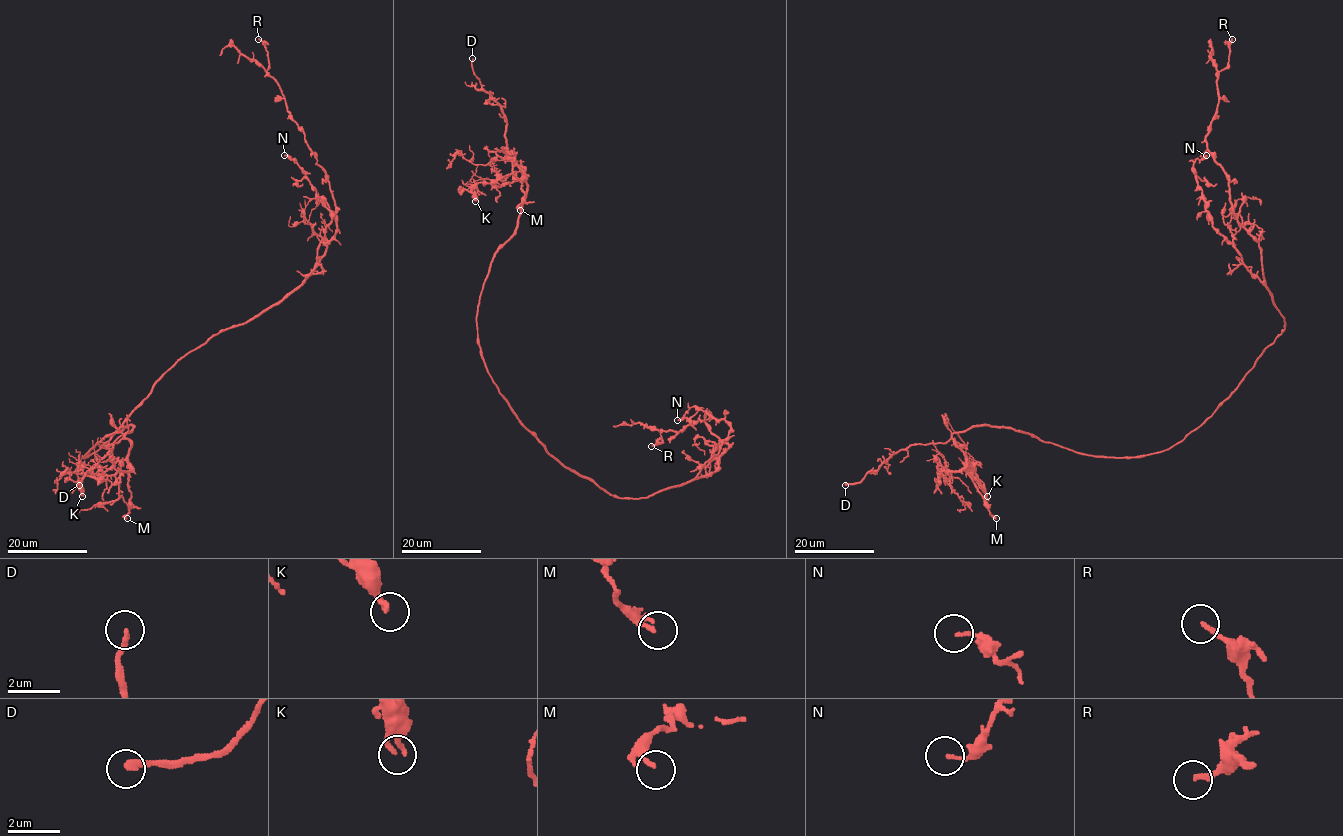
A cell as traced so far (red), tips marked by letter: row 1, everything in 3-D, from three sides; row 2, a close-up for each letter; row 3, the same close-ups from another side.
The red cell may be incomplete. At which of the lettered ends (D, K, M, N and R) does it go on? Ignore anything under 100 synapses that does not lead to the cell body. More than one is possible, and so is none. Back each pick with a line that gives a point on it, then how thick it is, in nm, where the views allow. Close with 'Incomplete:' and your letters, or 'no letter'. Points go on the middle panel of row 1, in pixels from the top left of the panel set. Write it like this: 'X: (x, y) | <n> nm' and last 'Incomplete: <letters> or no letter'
D: (472, 58) | 240 nm
Incomplete: D

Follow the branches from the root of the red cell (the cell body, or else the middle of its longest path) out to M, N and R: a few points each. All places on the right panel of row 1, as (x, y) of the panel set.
M: (1240, 382), (1178, 443), (1137, 457), (1082, 454), (999, 426), (955, 432), (965, 472), (996, 518)
N: (1240, 382), (1284, 330), (1285, 322), (1268, 288), (1212, 225), (1193, 167), (1196, 159), (1206, 155)
R: (1240, 382), (1285, 322), (1265, 282), (1261, 248), (1237, 220), (1227, 175), (1205, 139), (1232, 39)

